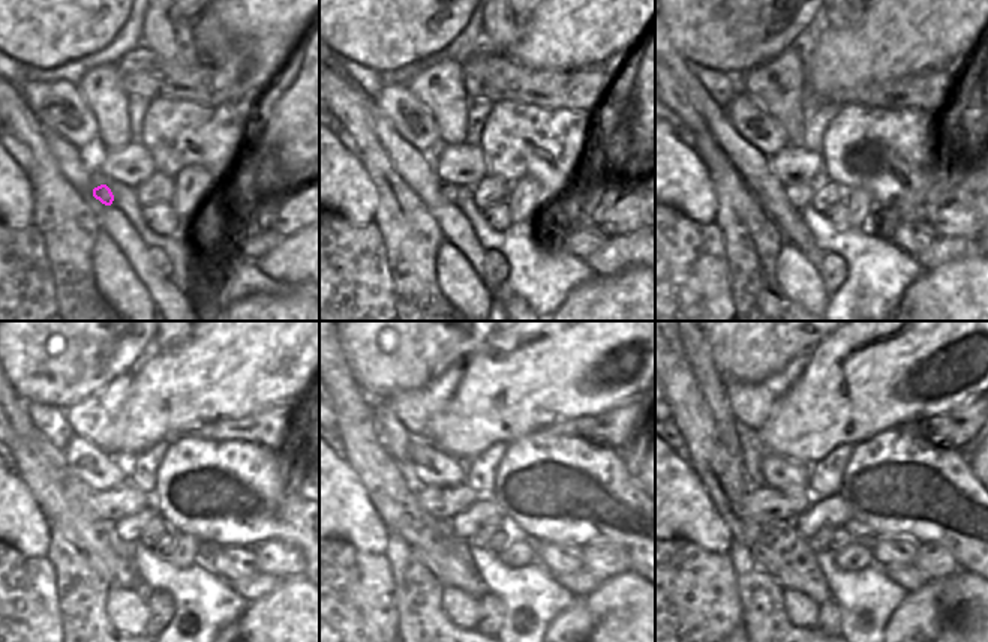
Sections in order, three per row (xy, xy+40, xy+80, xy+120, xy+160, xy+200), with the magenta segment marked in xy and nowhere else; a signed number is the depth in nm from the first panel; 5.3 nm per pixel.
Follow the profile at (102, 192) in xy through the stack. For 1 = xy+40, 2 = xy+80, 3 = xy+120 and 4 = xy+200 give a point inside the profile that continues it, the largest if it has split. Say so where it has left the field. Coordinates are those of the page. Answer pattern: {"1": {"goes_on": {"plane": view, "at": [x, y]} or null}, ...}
{"1": {"goes_on": {"plane": "xy+40", "at": [453, 192]}}, "2": {"goes_on": {"plane": "xy+80", "at": [799, 195]}}, "3": {"goes_on": {"plane": "xy+120", "at": [129, 528]}}, "4": {"goes_on": {"plane": "xy+200", "at": [829, 510]}}}

